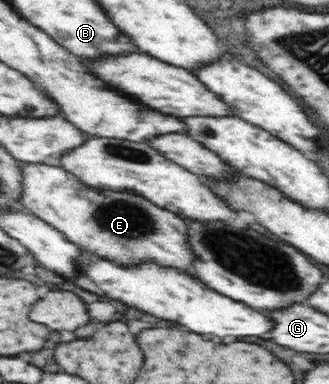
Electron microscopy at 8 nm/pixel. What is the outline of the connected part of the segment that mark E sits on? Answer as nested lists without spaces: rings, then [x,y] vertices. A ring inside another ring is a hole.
[[[20,163],[19,202],[29,213],[45,221],[72,243],[116,262],[132,263],[152,259],[186,271],[193,258],[184,245],[184,218],[144,201],[144,197],[112,191],[96,191],[80,185],[77,177],[64,173],[60,167],[40,163]]]

